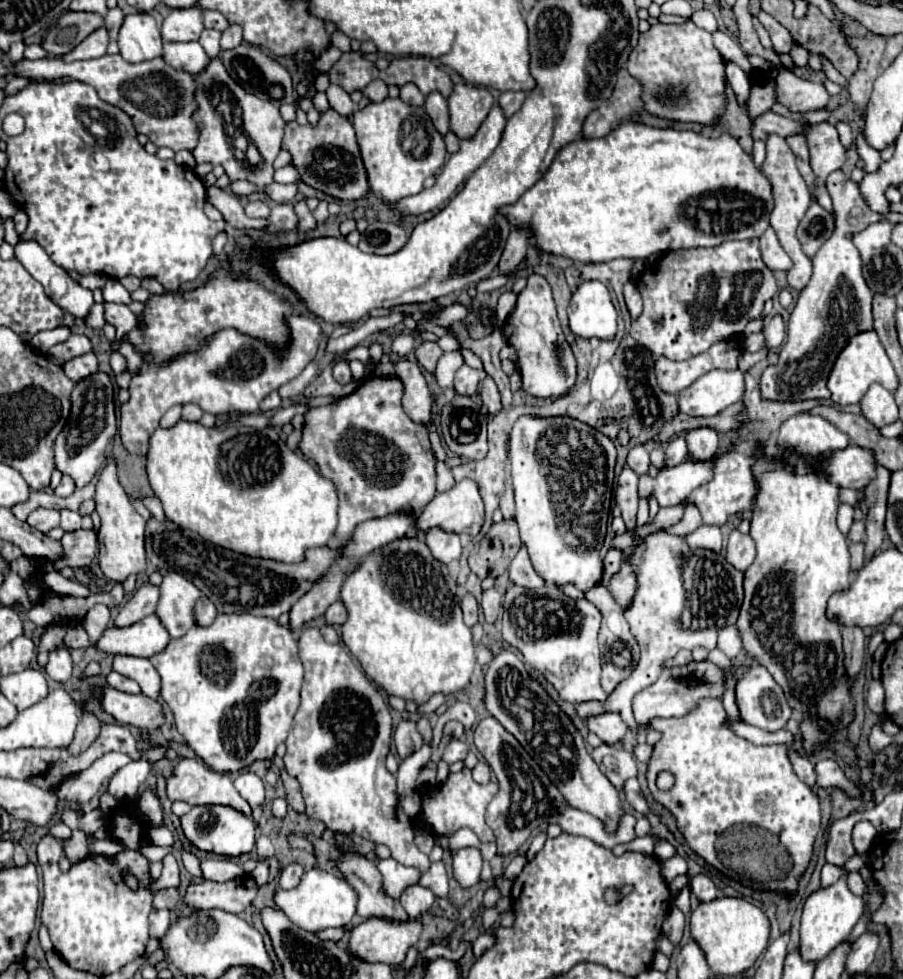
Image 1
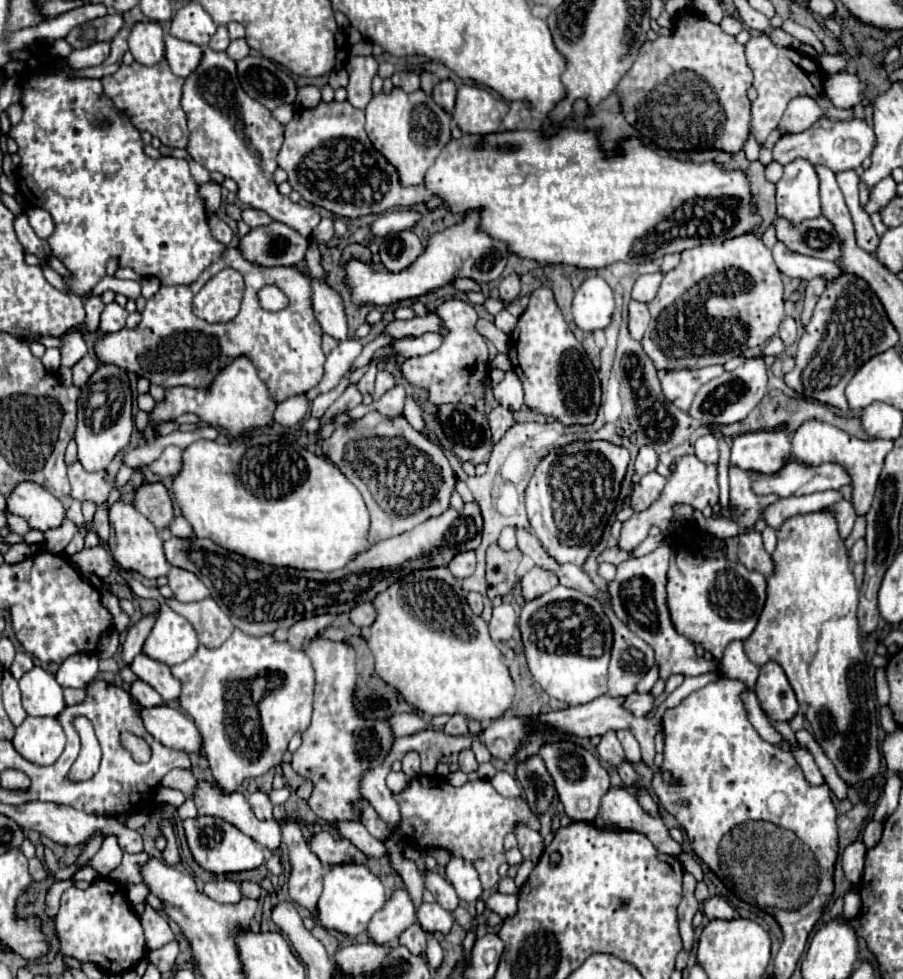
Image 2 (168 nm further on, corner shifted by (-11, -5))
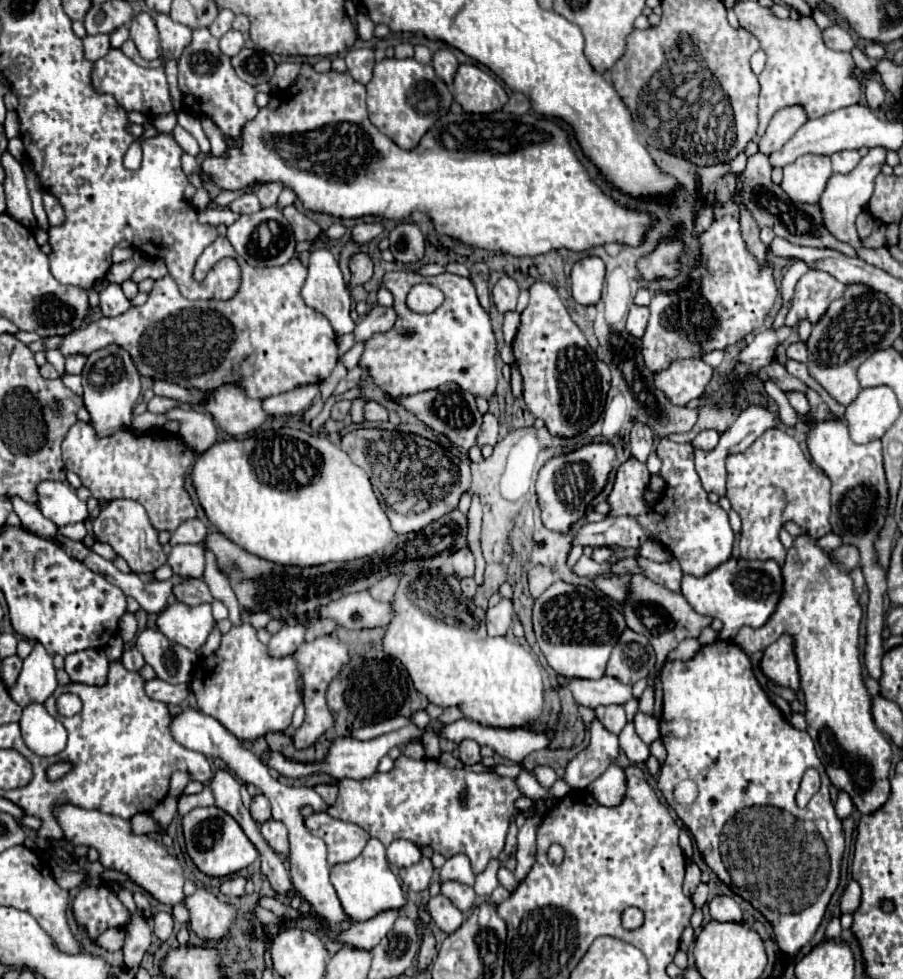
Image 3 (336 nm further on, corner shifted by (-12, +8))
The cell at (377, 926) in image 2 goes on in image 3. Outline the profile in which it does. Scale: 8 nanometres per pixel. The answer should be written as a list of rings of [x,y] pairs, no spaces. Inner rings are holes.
[[[382,910],[374,918],[356,922],[340,934],[330,932],[330,938],[338,940],[346,946],[358,946],[358,948],[372,950],[394,928],[394,922],[398,916],[400,916],[400,910]]]

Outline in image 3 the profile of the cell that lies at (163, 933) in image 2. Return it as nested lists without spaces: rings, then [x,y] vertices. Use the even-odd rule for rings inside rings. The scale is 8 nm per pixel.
[[[168,912],[154,914],[154,934],[160,940],[168,940],[172,936],[172,914]]]

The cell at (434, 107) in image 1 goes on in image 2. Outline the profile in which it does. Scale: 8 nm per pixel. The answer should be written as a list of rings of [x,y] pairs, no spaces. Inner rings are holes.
[[[441,79],[433,87],[433,99],[435,99],[435,103],[443,105],[443,109],[447,113],[451,113],[453,107],[455,107],[455,93],[457,93],[457,87],[455,87],[455,83],[451,79]]]

